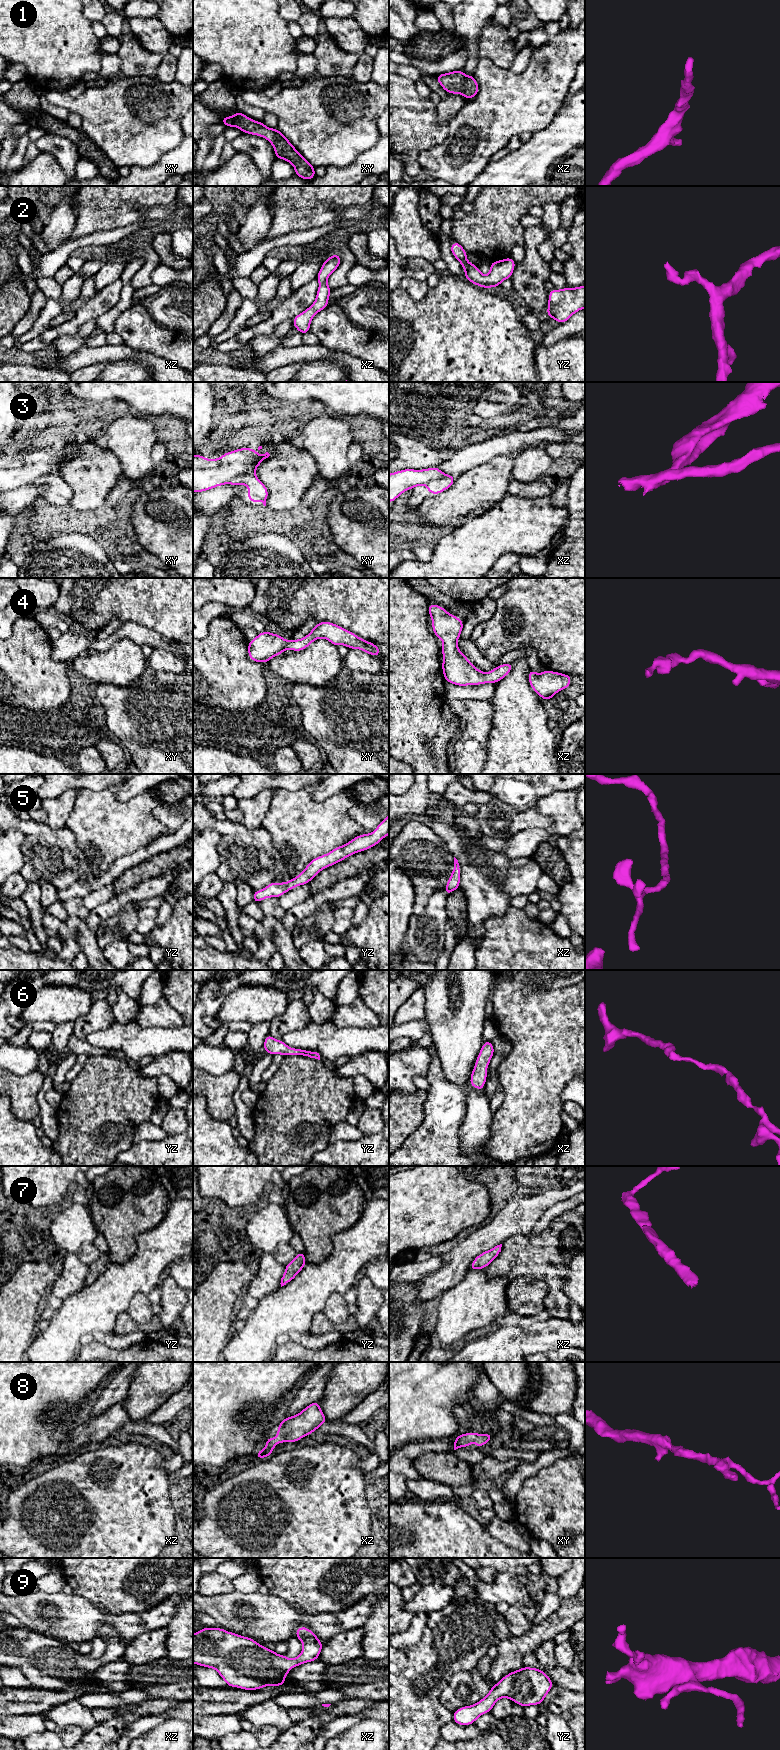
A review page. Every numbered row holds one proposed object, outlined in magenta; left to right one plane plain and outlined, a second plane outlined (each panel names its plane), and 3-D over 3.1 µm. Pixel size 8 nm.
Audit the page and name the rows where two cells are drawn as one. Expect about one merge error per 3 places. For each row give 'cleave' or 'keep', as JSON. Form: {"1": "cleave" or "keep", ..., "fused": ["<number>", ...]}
{"1": "keep", "2": "keep", "3": "cleave", "4": "keep", "5": "keep", "6": "keep", "7": "keep", "8": "keep", "9": "keep", "fused": ["3"]}

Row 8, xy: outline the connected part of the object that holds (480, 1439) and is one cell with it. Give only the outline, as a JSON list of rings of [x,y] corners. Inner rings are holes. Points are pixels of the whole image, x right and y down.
[[[468,1432],[455,1437],[454,1450],[461,1447],[469,1447],[472,1441],[475,1441],[475,1447],[479,1448],[482,1445],[486,1445],[491,1439],[493,1434],[479,1434]]]

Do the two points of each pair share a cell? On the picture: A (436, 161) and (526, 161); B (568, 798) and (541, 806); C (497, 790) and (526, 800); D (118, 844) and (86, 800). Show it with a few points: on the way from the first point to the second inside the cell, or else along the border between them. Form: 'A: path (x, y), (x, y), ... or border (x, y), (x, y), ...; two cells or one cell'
A: border (489, 161), (477, 175); two cells
B: path (561, 805), (548, 806); one cell
C: path (504, 790), (512, 790), (519, 797); one cell
D: path (110, 833), (98, 820), (93, 811); one cell

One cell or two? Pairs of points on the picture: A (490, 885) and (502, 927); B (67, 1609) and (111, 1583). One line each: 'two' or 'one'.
A: two
B: two

